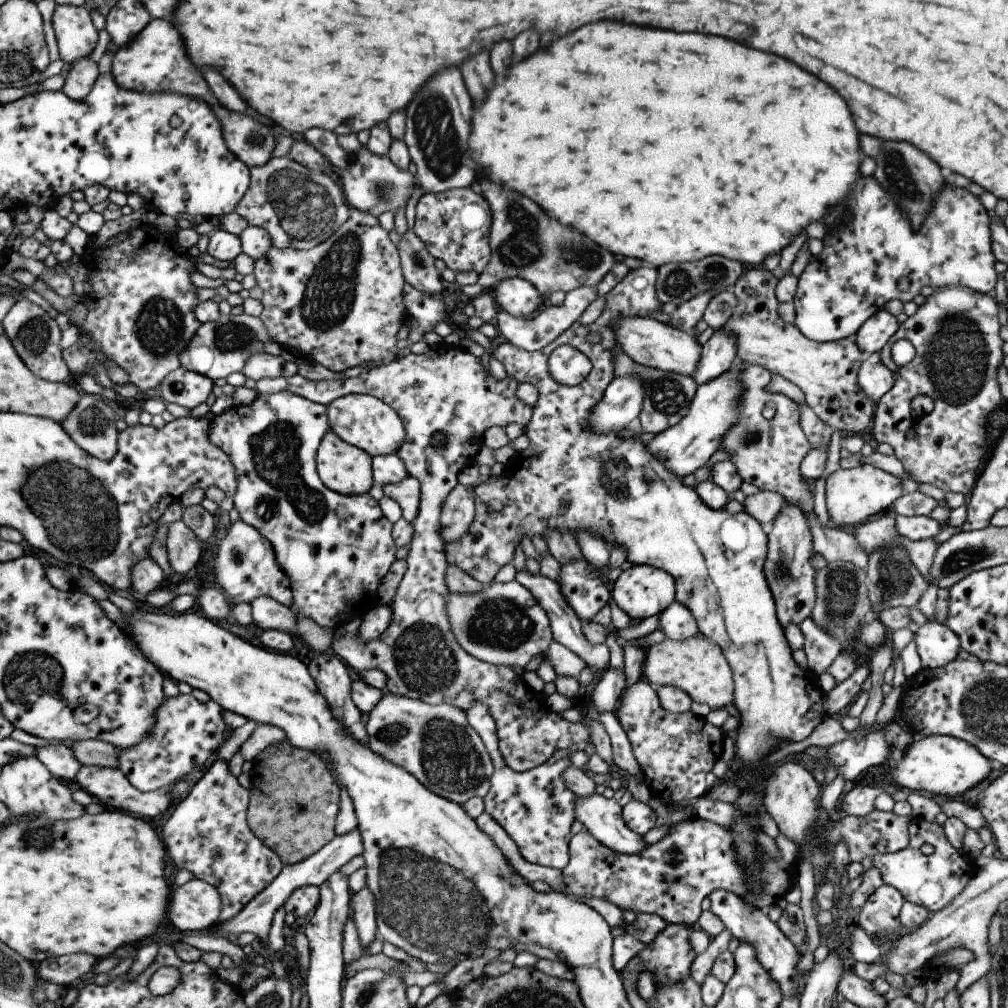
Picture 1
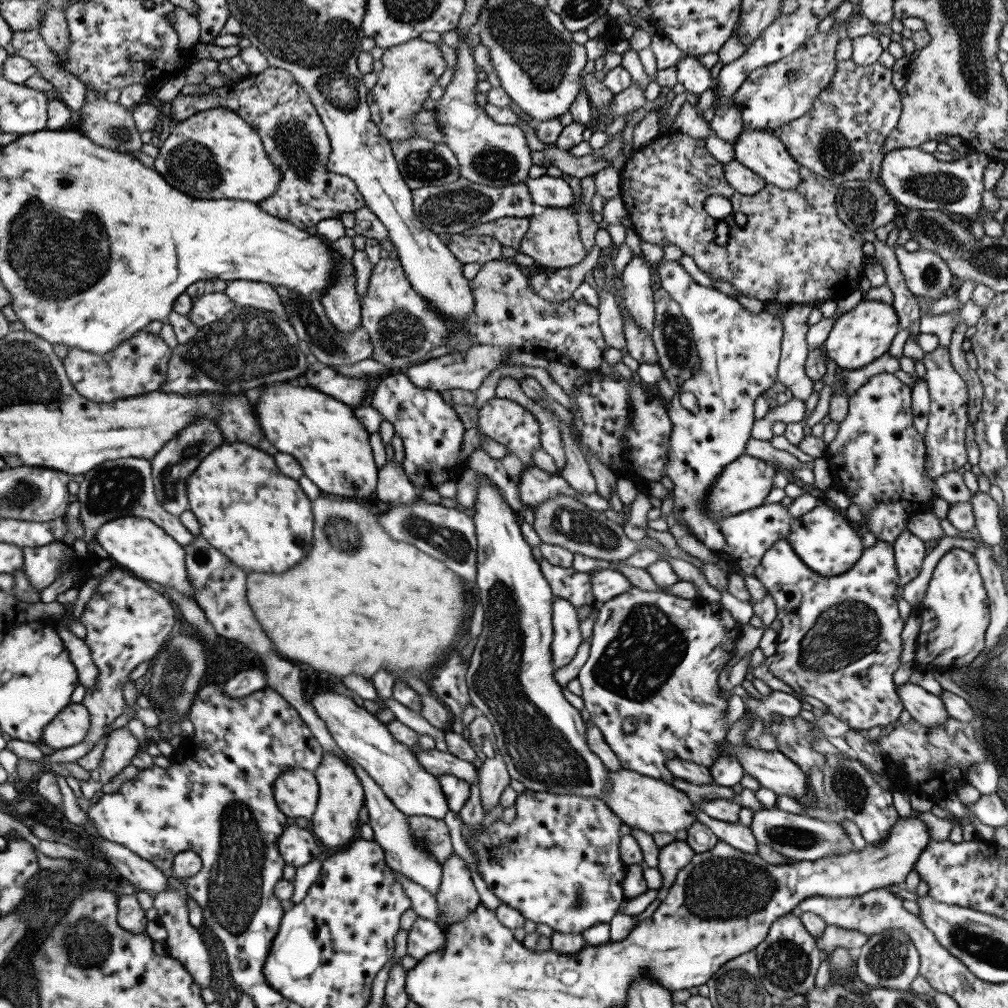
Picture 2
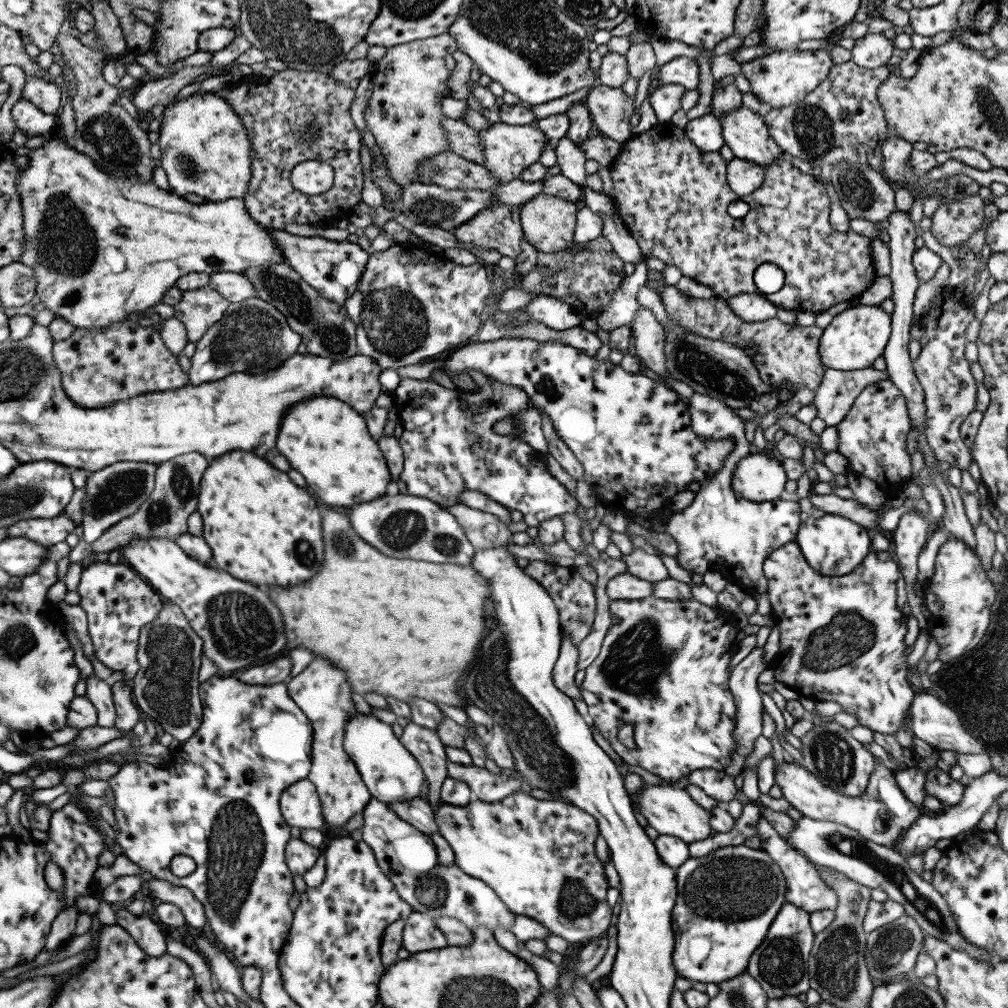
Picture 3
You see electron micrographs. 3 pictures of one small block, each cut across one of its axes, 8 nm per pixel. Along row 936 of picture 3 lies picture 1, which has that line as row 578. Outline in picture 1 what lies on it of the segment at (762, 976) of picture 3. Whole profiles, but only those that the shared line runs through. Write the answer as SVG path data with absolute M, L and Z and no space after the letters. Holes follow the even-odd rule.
M785 502L774 518L773 527L766 535L767 548L762 573L774 600L777 622L782 628L790 624L798 625L804 618L810 616L815 602L813 587L815 572L810 563L814 550L804 512L799 506Z

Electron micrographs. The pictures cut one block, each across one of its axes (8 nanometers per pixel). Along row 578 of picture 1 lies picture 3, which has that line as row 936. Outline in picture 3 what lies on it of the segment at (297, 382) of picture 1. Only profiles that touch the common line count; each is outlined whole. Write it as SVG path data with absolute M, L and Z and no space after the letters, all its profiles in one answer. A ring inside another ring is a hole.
M413 910L404 920L401 932L402 947L410 954L431 951L447 946L444 934L429 917Z

